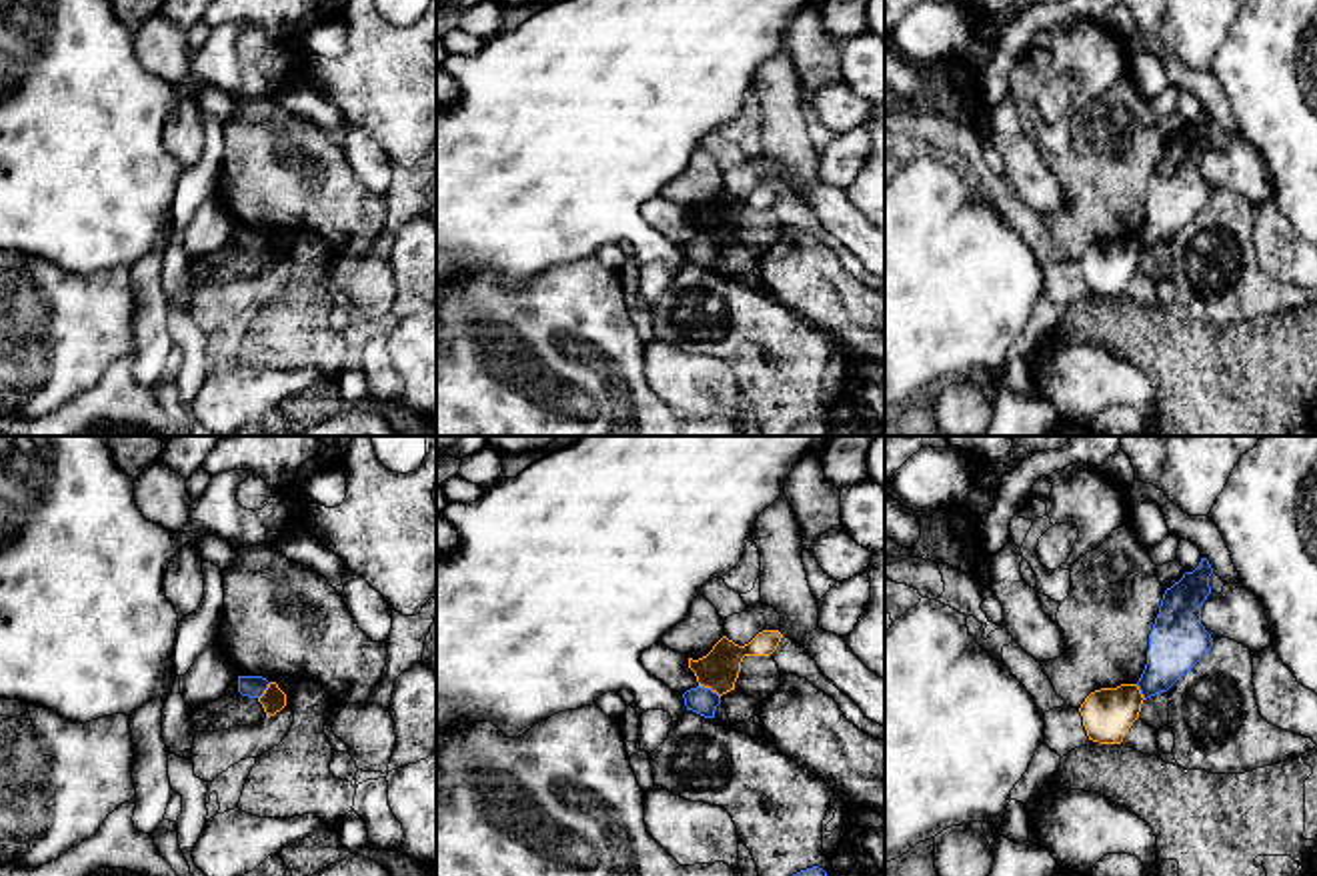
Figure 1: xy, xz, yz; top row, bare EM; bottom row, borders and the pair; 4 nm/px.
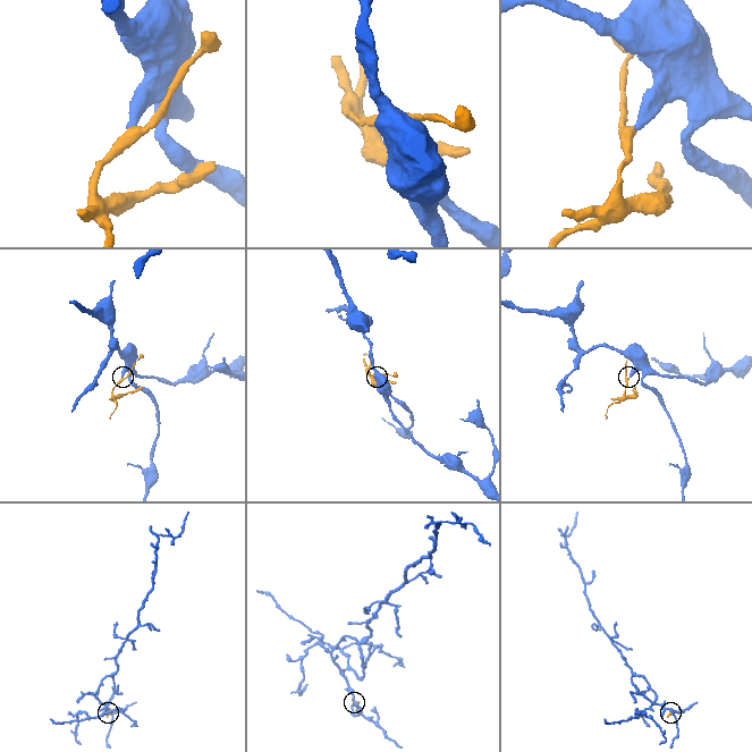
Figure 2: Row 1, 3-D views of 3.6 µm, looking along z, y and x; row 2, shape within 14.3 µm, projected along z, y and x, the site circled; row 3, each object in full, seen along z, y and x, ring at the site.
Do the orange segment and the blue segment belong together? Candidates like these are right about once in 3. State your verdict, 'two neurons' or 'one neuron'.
two neurons

